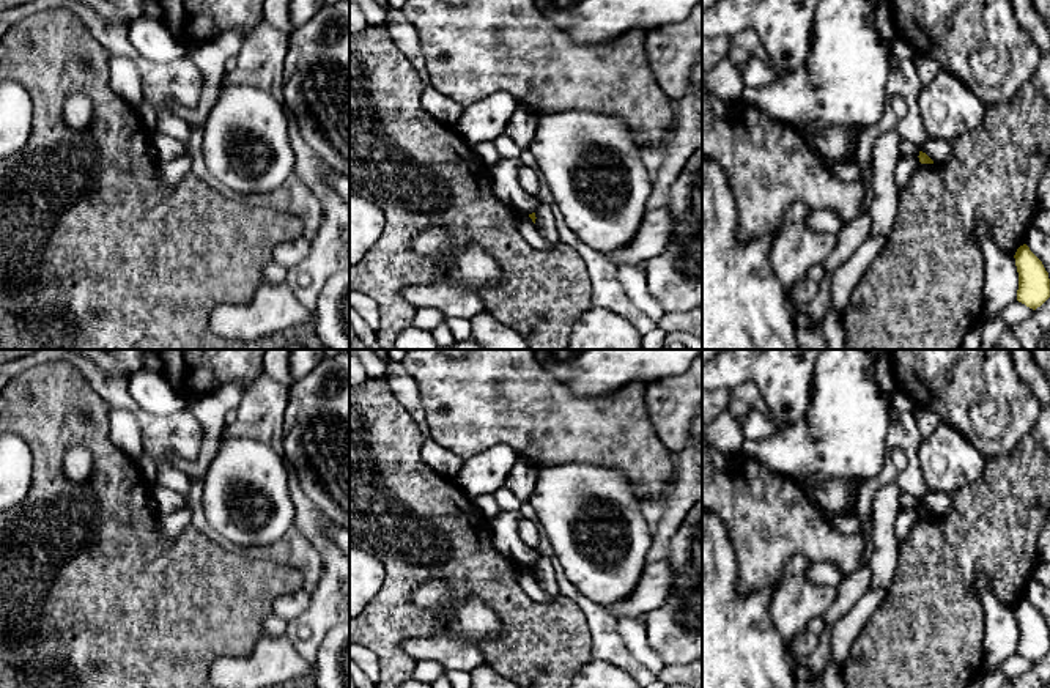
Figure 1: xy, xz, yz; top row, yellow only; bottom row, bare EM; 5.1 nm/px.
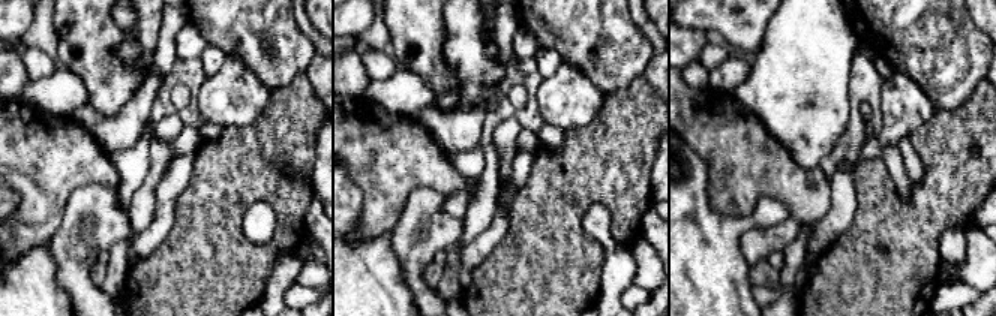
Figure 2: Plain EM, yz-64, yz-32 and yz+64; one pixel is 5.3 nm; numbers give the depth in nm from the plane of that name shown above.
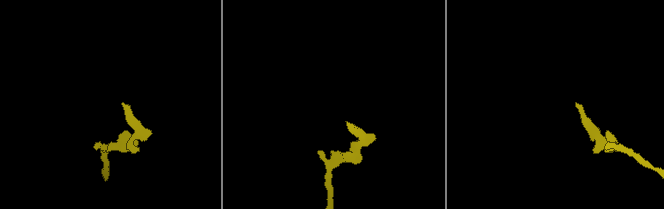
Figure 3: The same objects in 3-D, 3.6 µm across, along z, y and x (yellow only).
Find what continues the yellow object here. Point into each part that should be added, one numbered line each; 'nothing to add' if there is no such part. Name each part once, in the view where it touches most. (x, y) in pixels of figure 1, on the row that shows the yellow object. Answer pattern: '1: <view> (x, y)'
nothing to add

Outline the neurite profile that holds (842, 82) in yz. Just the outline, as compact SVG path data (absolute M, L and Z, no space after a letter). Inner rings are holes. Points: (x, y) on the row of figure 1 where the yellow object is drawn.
M822 0L804 66L792 74L779 74L762 88L745 87L740 101L773 120L806 124L812 131L844 124L860 132L875 124L888 104L885 88L893 61L891 41L883 44L875 28L878 6L877 0Z

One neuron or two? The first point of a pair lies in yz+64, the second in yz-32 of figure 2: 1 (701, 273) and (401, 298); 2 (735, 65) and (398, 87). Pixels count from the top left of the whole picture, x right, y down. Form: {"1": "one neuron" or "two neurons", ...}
{"1": "one neuron", "2": "two neurons"}

